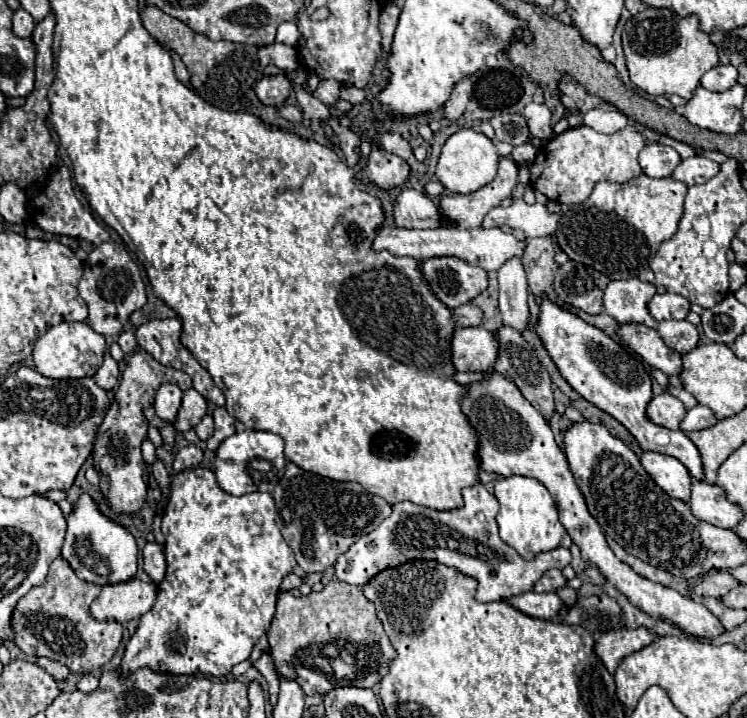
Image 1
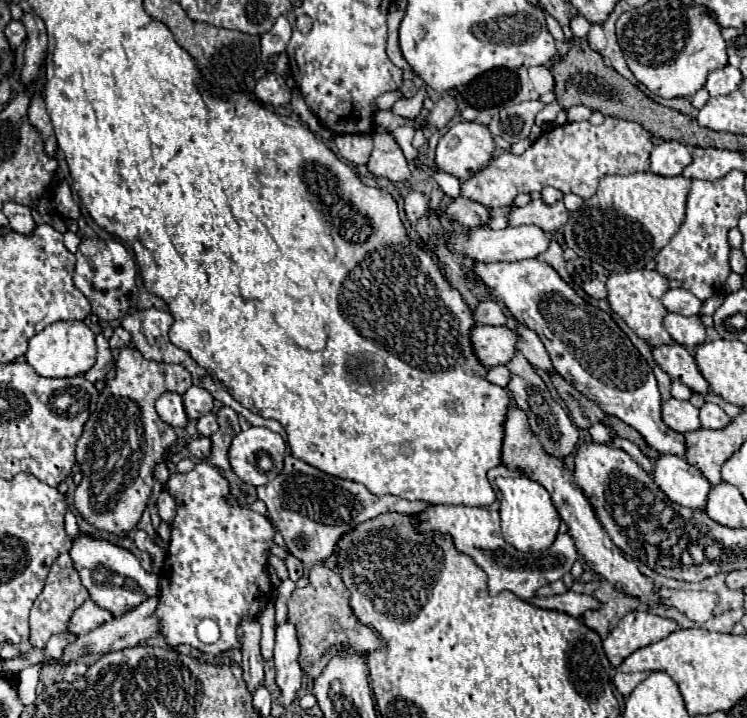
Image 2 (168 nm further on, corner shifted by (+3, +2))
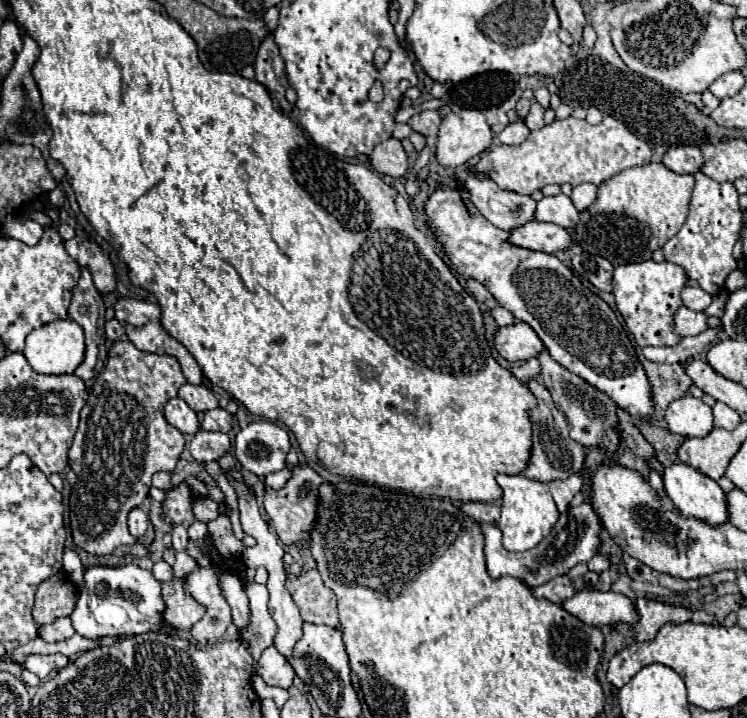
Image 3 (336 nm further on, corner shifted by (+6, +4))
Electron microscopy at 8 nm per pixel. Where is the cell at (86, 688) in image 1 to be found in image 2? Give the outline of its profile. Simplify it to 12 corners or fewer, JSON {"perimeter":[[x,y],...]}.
{"perimeter":[[70,663],[64,669],[66,681],[76,681],[86,673],[84,663]]}

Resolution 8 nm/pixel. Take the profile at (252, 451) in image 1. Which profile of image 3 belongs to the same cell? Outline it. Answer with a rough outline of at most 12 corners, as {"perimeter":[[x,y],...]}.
{"perimeter":[[273,421],[235,435],[235,459],[265,477],[285,467],[289,435]]}

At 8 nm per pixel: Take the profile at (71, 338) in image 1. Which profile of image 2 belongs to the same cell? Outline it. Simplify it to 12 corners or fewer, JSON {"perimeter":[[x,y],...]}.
{"perimeter":[[58,321],[28,341],[42,377],[84,375],[96,343],[84,321]]}

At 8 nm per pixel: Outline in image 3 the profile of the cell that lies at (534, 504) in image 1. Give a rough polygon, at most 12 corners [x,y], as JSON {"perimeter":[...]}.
{"perimeter":[[497,475],[507,551],[533,549],[559,511],[547,485]]}

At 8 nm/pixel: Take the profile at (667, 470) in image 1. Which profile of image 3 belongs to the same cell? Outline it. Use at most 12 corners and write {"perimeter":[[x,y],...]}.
{"perimeter":[[691,465],[665,467],[663,485],[685,517],[727,521],[725,493]]}

